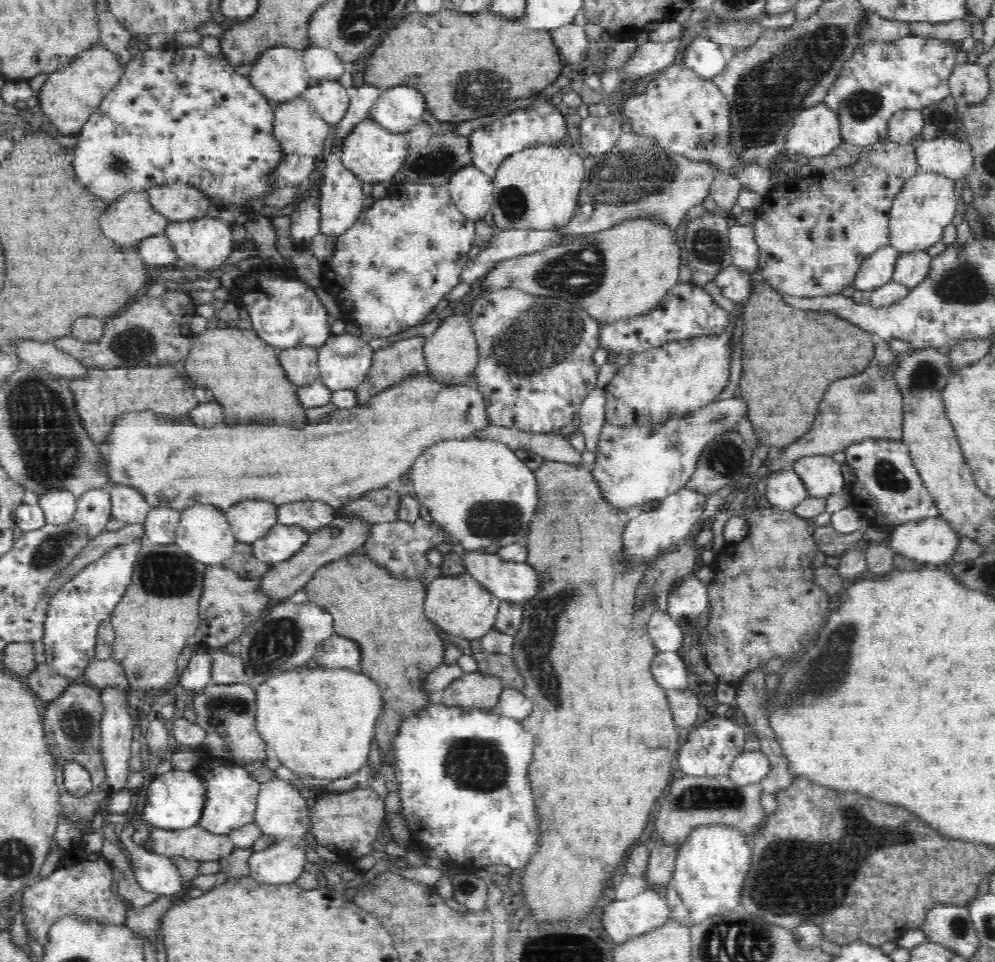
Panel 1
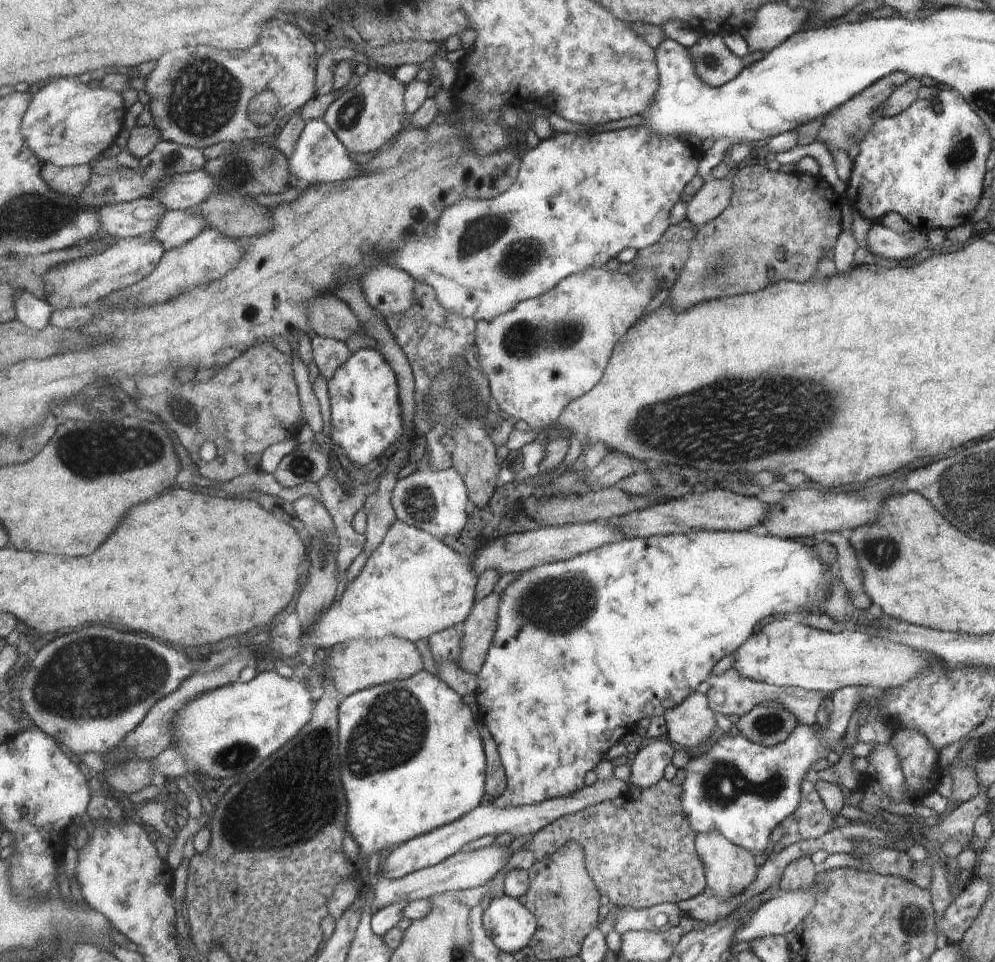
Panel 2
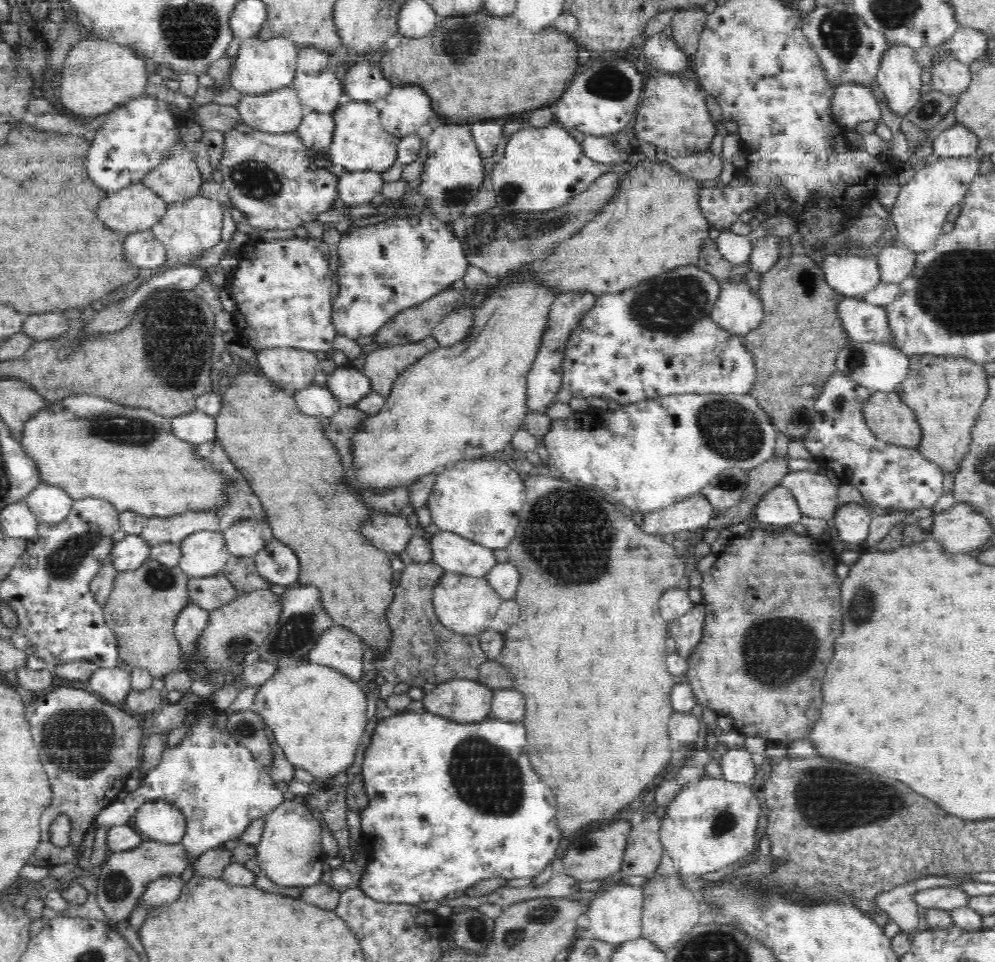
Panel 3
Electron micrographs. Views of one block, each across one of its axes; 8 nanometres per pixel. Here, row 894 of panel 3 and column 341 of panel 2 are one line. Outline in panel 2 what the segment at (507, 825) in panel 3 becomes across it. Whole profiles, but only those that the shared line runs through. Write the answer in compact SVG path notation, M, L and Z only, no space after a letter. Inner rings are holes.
M374 347L361 348L352 353L331 377L328 388L334 448L345 453L360 468L384 456L386 448L400 436L400 402L396 376L382 353Z

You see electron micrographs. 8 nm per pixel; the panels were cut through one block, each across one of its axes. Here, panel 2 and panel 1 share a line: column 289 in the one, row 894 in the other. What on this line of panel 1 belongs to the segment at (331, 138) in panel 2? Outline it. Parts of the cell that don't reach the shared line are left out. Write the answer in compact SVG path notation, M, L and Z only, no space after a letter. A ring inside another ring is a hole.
M128 820L126 821L118 840L120 840L123 850L131 857L131 869L139 886L146 892L155 892L159 896L178 893L183 888L183 878L178 872L176 865L174 865L170 857L156 854L150 851L150 848L136 844L132 840L132 834L136 830L136 823L132 822L132 824L134 824L134 828L128 826Z

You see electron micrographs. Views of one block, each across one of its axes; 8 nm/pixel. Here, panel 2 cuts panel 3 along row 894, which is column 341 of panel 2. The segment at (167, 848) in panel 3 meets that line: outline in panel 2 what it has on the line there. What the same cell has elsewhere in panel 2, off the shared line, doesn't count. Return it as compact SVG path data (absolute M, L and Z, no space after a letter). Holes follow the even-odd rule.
M370 68L359 78L354 88L344 91L329 104L323 121L332 129L347 152L378 152L404 130L406 121L406 103L404 91L406 86L394 75L386 71Z

